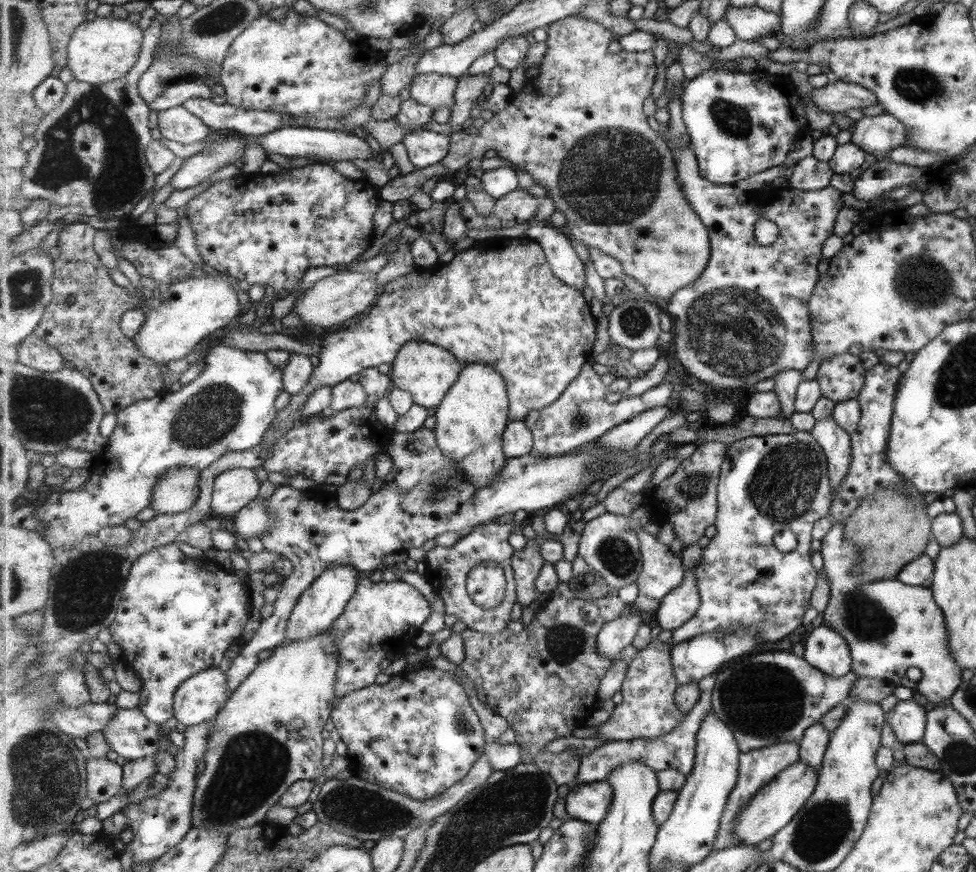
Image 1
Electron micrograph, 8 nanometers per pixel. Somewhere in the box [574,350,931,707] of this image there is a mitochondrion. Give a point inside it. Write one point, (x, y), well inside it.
(784, 485)

